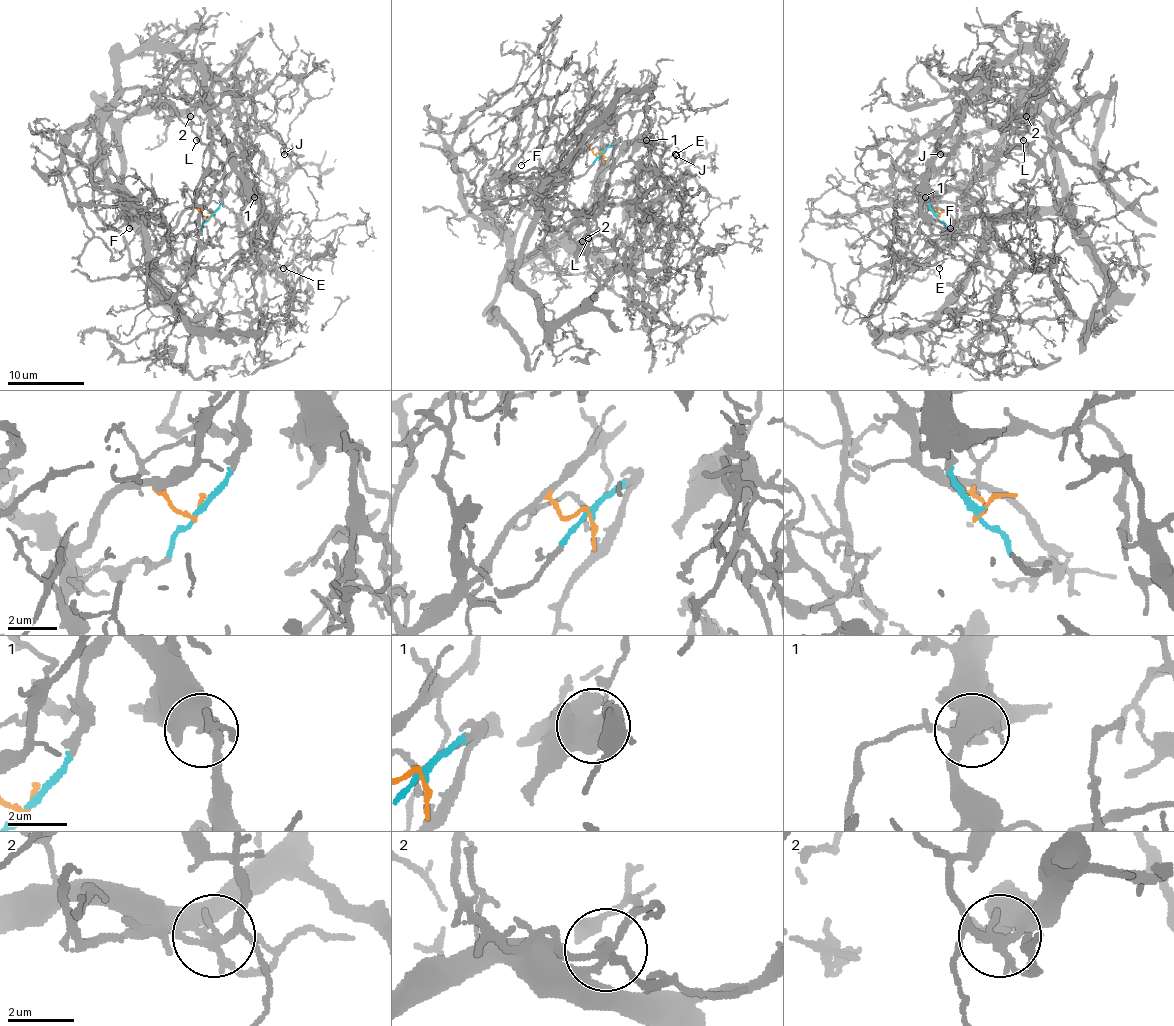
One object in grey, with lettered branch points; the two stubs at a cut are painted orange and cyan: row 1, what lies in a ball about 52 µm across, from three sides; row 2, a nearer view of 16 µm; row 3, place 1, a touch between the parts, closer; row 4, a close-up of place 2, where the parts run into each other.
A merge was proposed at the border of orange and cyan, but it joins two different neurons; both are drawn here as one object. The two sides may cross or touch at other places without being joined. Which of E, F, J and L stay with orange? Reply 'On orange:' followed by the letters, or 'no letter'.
On orange: L

